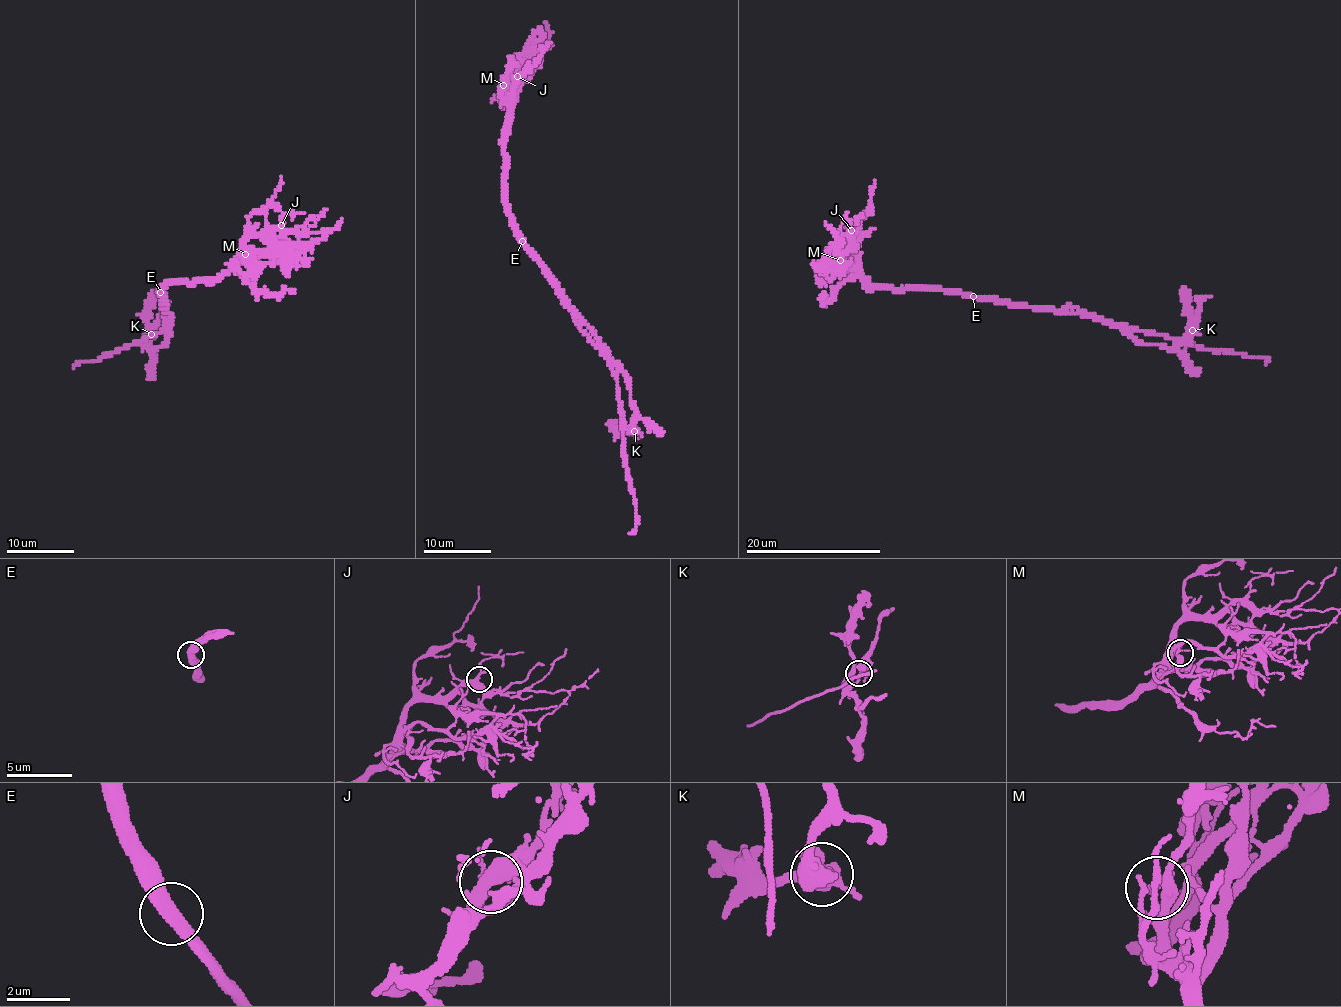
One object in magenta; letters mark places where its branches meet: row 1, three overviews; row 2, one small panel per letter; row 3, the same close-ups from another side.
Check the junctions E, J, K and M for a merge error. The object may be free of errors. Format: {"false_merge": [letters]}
{"false_merge": []}

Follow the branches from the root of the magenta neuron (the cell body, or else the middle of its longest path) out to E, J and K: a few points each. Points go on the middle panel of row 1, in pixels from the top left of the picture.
E: (542, 263), (522, 241)
J: (542, 263), (524, 241), (506, 204), (504, 126), (509, 106), (506, 100), (502, 100), (512, 89), (517, 76)
K: (542, 263), (559, 296), (592, 330), (611, 361), (627, 377), (629, 399), (635, 408), (634, 431)

